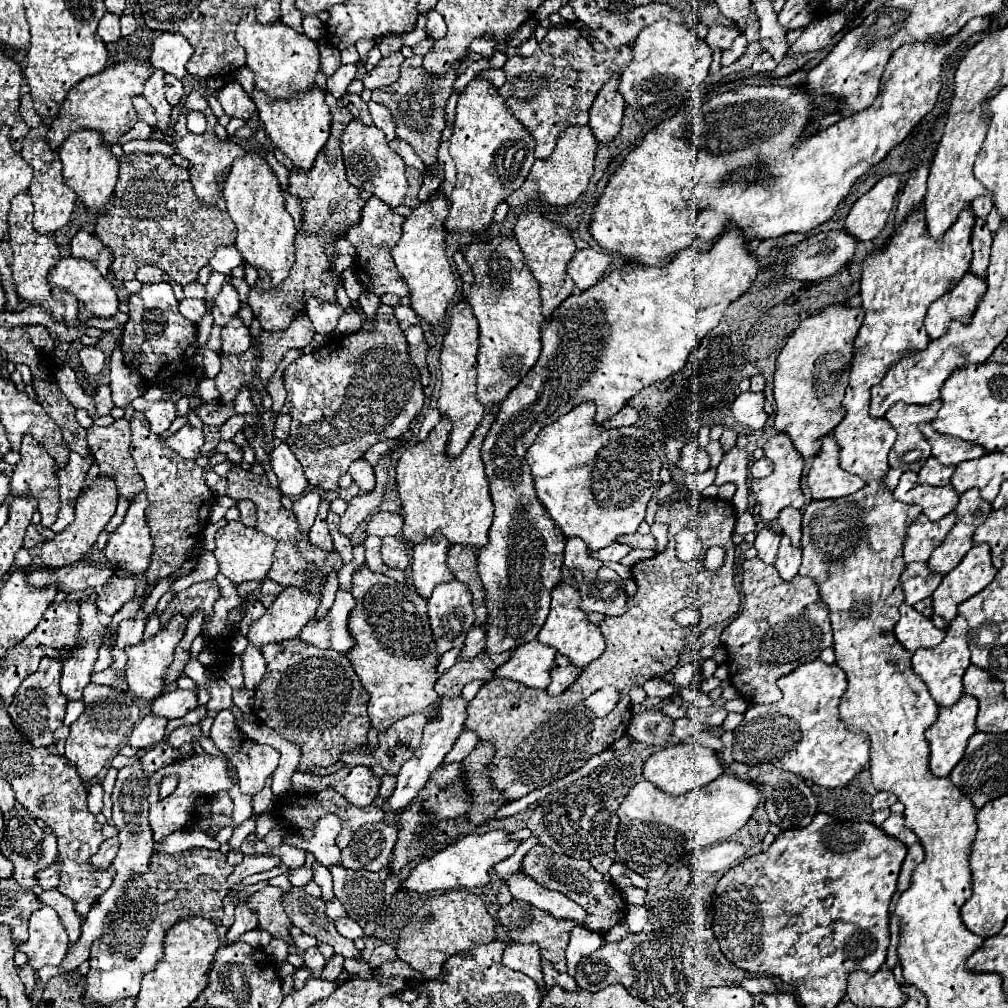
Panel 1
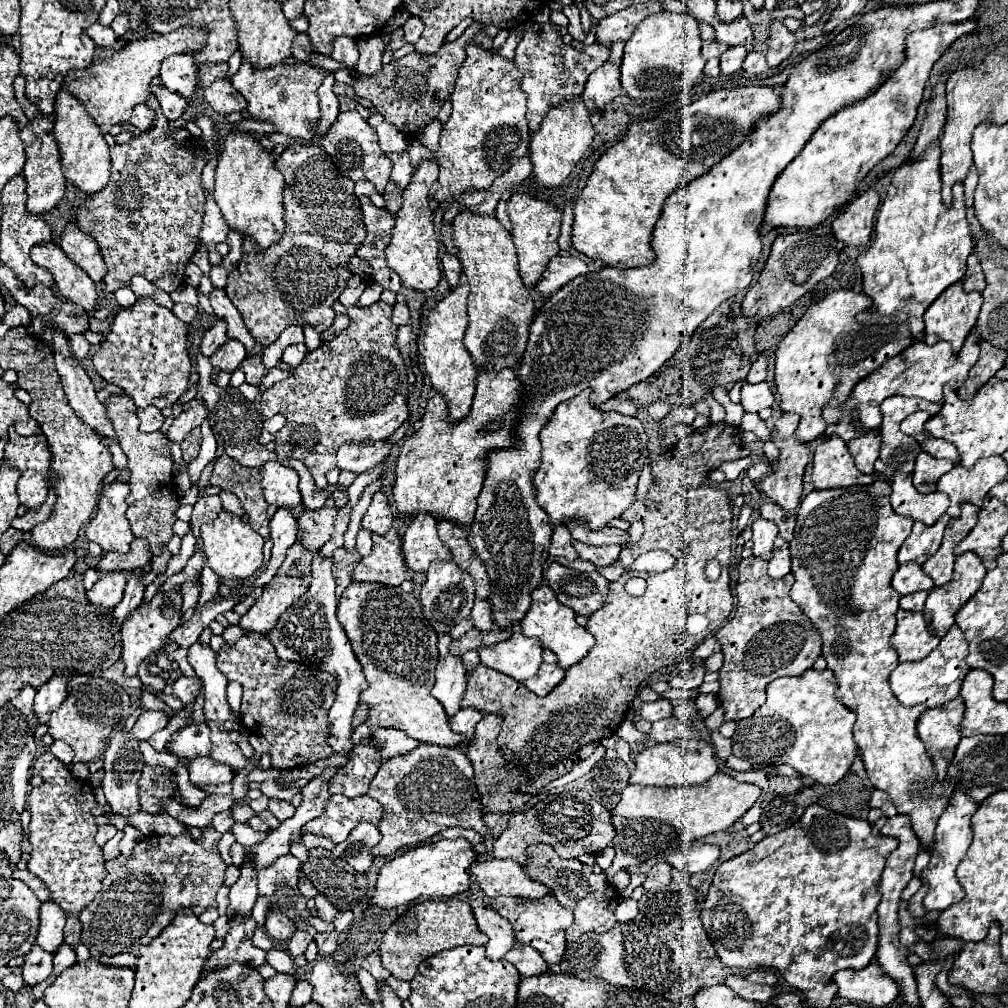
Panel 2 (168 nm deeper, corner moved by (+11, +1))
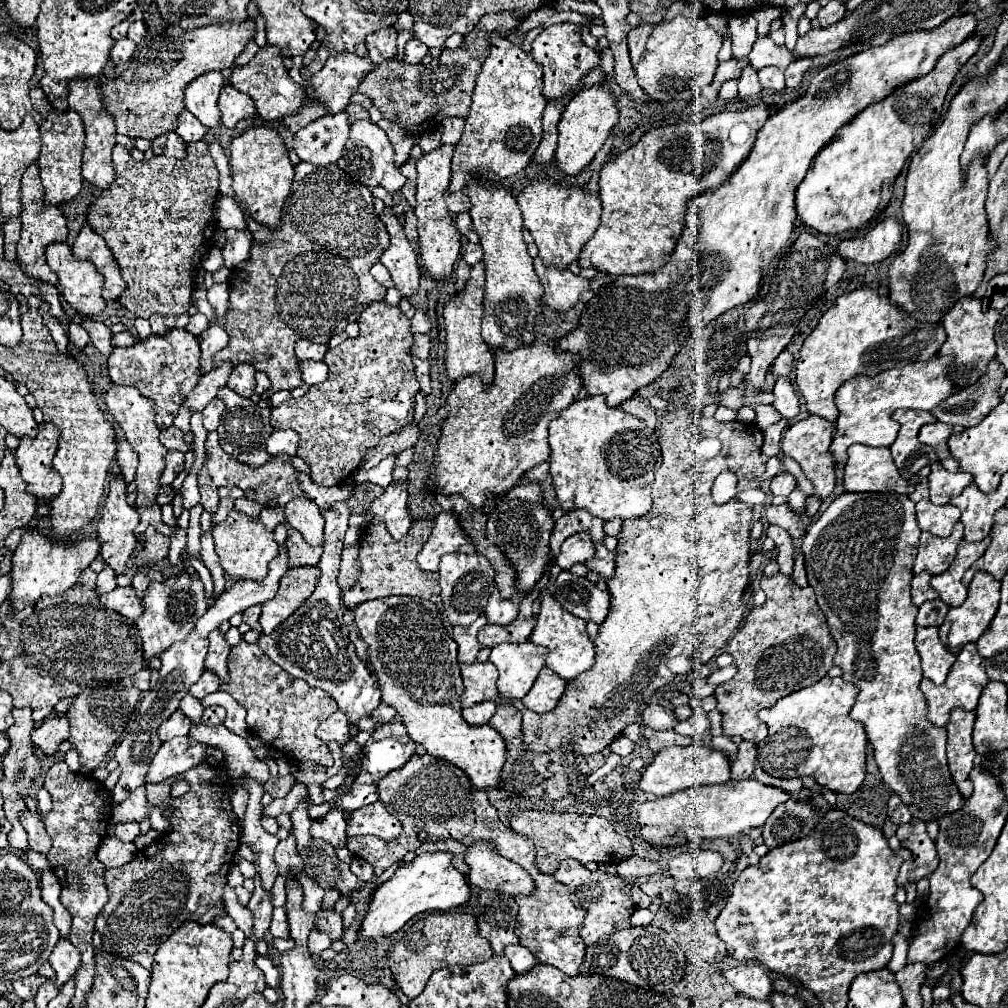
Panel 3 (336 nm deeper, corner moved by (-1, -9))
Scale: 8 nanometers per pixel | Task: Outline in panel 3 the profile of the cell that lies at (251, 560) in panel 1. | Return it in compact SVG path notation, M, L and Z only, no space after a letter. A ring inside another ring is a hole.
M231 510L229 516L215 524L211 530L215 540L215 552L221 560L221 566L235 580L261 580L269 572L269 562L279 554L279 544L273 538L273 532L261 524L259 518L249 518L239 510Z

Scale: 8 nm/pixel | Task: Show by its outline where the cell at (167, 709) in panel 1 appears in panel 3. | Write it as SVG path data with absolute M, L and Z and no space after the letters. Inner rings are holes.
M205 670L203 672L203 676L199 678L199 682L197 684L193 684L191 688L189 688L189 694L191 696L195 696L195 698L205 698L207 694L211 694L211 692L217 692L219 690L219 676L215 674L215 672L211 672L211 670Z

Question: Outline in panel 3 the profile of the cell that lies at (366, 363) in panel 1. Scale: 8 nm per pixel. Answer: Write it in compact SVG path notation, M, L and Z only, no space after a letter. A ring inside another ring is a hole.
M373 302L371 306L367 306L367 308L361 312L361 318L359 318L359 330L361 330L361 334L359 334L357 338L347 338L341 346L337 346L337 348L333 348L333 350L329 350L329 352L325 354L325 364L329 366L329 376L327 376L327 380L321 382L321 384L317 384L317 386L313 386L313 388L309 388L305 396L301 396L301 398L289 398L289 400L285 400L283 404L279 404L277 408L273 408L273 412L271 412L271 426L277 428L277 430L291 428L291 430L297 432L299 442L297 442L297 452L295 452L295 456L303 458L303 460L309 464L309 468L311 468L311 478L313 478L315 484L319 484L319 486L337 486L337 484L341 484L343 480L351 478L351 476L355 474L355 470L359 468L359 464L361 464L361 460L363 460L363 456L367 454L369 448L377 446L377 442L379 442L385 434L393 434L395 430L401 430L401 426L405 426L405 422L409 422L409 418L413 418L415 394L419 392L419 382L417 382L417 378L415 378L415 366L413 366L413 354L411 354L413 334L411 334L411 330L409 330L409 326L411 326L411 322L409 322L407 316L399 310L399 306L389 306L389 304L385 304L385 302Z

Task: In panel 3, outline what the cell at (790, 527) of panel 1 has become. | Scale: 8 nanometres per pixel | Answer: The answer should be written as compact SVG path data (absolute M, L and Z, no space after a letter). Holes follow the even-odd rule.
M781 504L781 506L769 506L765 512L765 520L769 524L777 524L781 528L785 528L791 538L799 540L805 536L805 526L801 522L801 518L791 510L789 504Z

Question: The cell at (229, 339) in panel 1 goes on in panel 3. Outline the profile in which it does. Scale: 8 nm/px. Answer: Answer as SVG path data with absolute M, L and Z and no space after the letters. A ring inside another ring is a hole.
M249 364L235 366L231 376L229 376L227 388L231 388L233 392L237 392L243 398L251 398L253 390L255 390L255 370L253 370L253 366L249 366Z

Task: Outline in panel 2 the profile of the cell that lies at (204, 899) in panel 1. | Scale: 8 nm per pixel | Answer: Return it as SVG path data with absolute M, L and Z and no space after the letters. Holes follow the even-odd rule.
M211 826L203 830L201 840L193 840L191 834L175 838L167 834L147 836L133 848L133 854L105 862L107 876L103 888L89 908L81 912L83 932L79 942L89 948L91 958L107 966L133 968L139 948L157 938L179 908L189 908L197 916L215 908L215 894L223 884L227 868L217 852L219 838L221 834Z

